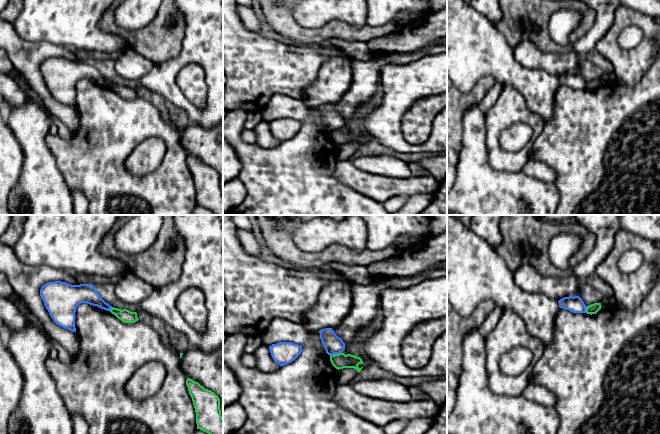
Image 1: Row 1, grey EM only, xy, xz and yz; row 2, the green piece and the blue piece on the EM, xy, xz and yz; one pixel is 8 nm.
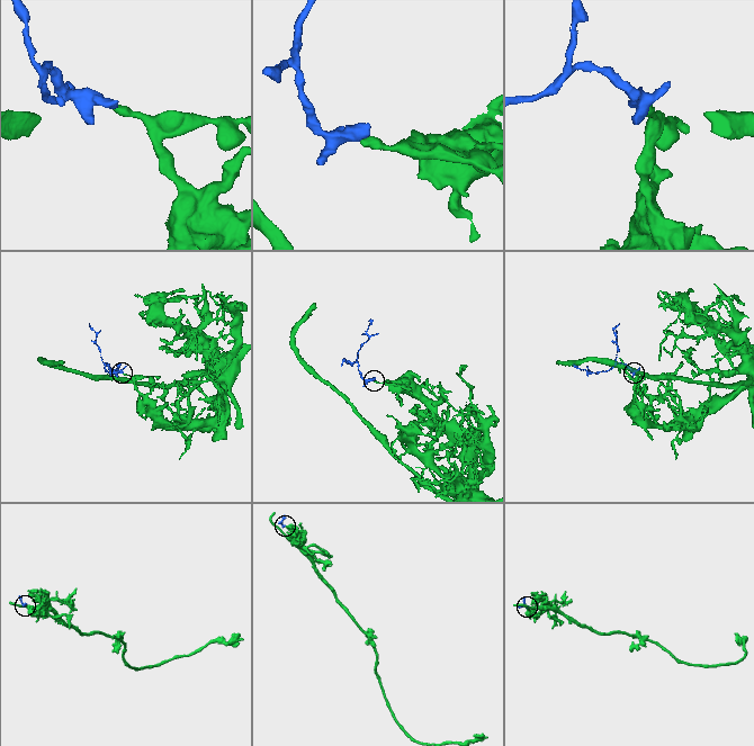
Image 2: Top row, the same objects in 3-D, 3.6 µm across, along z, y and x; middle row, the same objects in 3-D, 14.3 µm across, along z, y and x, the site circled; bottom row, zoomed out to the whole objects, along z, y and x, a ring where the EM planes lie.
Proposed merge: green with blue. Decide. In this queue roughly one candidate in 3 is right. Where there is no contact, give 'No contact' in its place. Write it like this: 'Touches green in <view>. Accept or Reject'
Touches green in xz. Reject

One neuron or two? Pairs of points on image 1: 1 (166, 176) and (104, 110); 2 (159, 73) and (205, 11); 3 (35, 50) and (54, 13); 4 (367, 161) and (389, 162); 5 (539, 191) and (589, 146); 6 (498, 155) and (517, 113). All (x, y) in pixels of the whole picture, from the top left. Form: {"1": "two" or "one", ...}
{"1": "one", "2": "one", "3": "two", "4": "one", "5": "two", "6": "one"}

